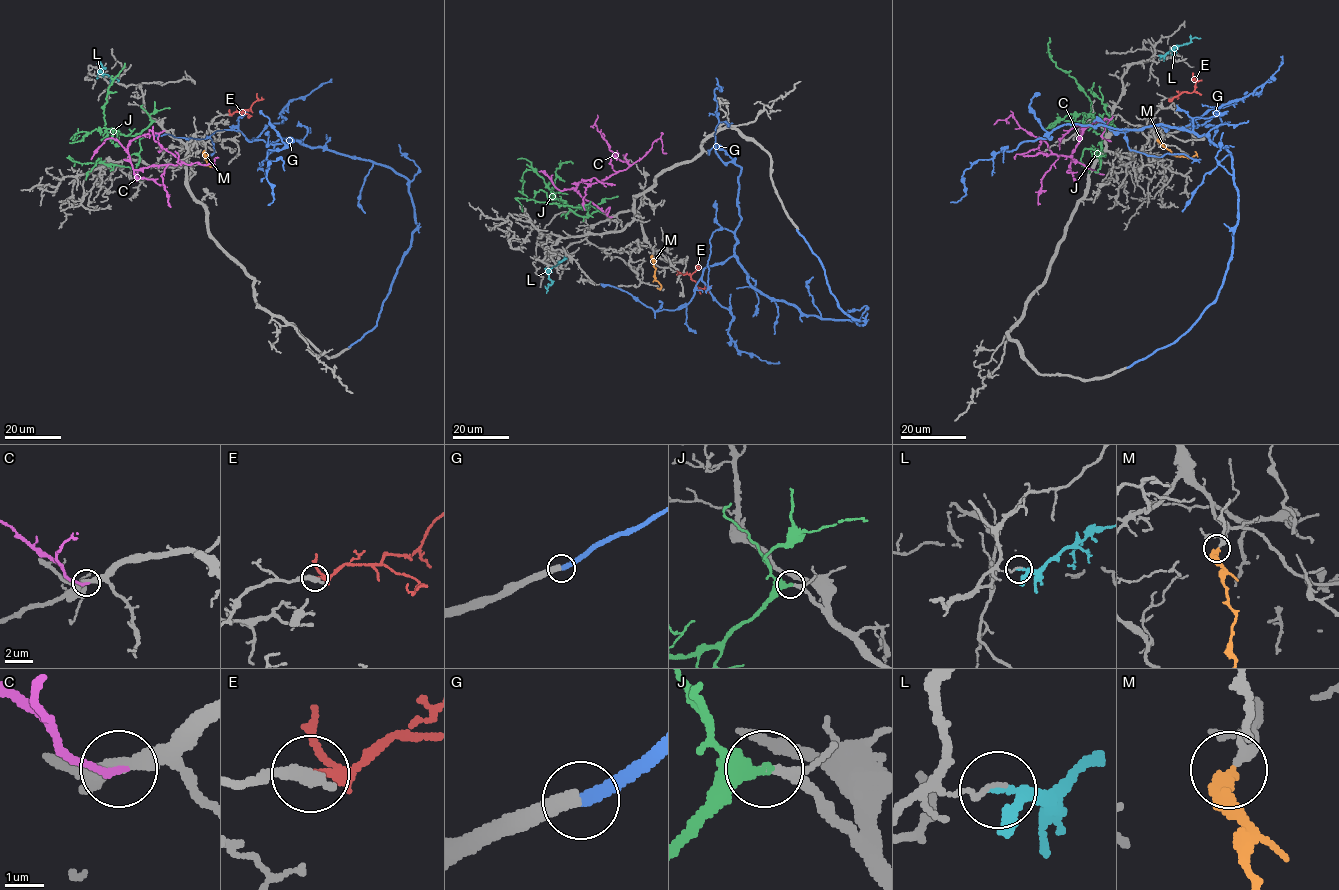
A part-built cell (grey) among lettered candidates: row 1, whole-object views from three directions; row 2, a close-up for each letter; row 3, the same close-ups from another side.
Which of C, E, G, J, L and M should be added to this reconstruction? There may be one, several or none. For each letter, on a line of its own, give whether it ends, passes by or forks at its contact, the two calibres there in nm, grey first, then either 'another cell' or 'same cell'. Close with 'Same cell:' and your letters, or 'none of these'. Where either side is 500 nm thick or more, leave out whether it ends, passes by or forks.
C: it ends | 380/180 nm | another cell
E: it passes by | 460/170 nm | same cell
G: it ends | 480/340 nm | another cell
J: it ends | 220/400 nm | another cell
L: it passes by | 120/220 nm | another cell
M: it ends | 200/440 nm | same cell
Same cell: E, M

